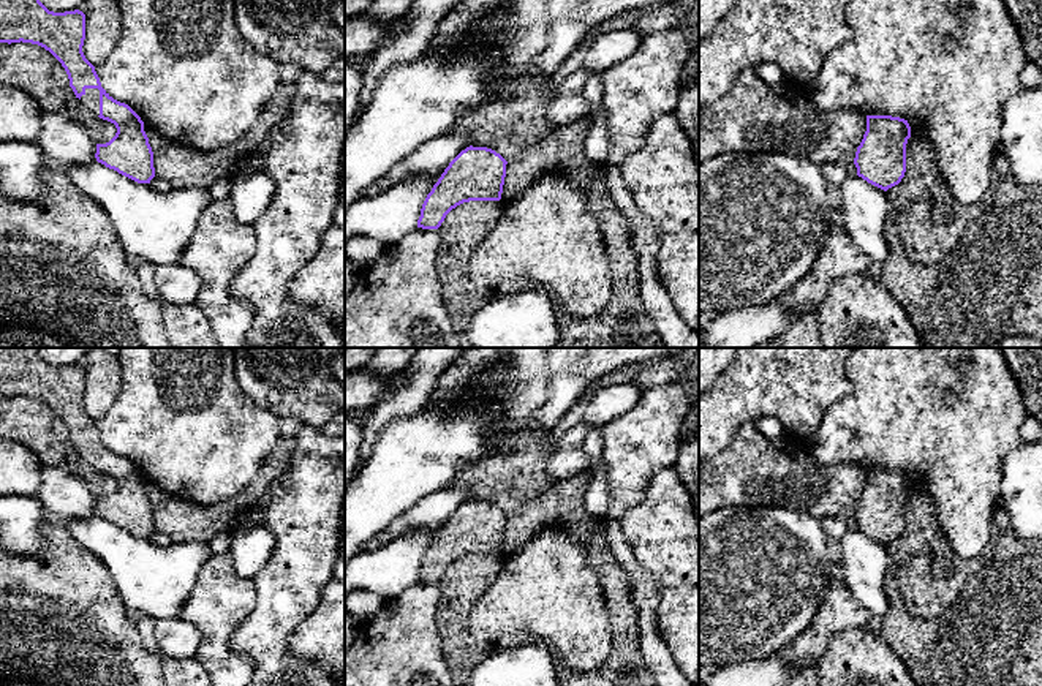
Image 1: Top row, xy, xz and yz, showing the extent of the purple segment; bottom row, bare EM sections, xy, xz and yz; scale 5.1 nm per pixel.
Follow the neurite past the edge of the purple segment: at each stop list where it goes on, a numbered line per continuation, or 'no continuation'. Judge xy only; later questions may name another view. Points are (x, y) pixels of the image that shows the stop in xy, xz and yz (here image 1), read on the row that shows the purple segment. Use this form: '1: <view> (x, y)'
1: xy (90, 100)

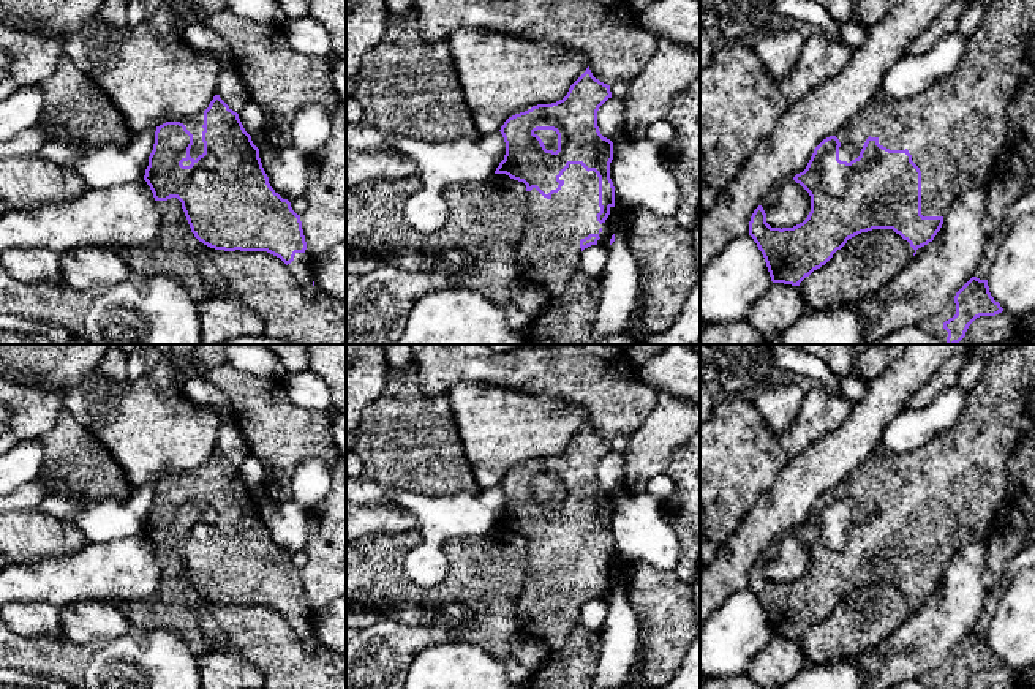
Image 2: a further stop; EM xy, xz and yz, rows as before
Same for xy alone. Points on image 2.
1: xy (195, 124)
2: xy (302, 267)

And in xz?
1: xz (549, 253)

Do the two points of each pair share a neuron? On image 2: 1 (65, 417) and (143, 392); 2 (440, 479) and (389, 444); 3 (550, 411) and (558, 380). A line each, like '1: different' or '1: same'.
1: different
2: same
3: different

